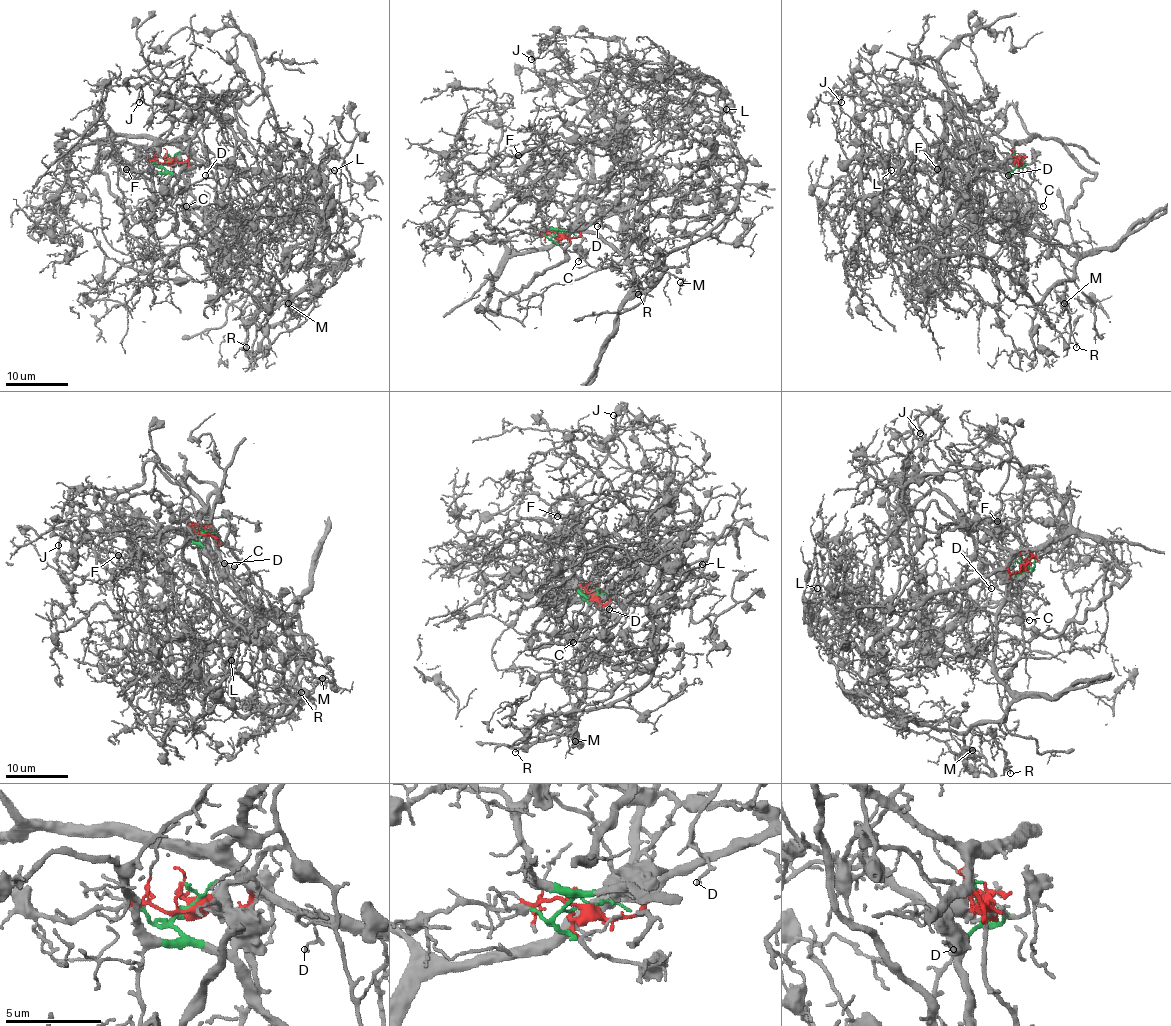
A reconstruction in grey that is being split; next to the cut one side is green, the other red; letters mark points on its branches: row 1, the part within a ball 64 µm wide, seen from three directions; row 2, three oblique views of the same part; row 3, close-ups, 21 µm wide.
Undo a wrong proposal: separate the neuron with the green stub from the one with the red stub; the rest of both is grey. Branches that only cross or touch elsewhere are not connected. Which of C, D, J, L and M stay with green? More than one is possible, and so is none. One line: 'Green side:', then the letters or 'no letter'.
Green side: C, M

